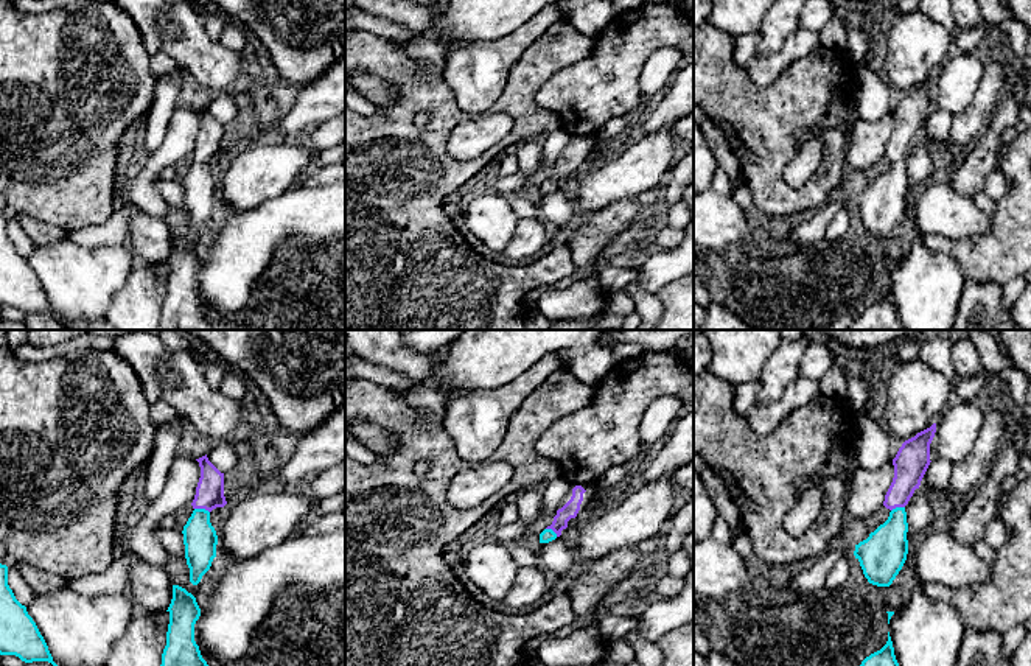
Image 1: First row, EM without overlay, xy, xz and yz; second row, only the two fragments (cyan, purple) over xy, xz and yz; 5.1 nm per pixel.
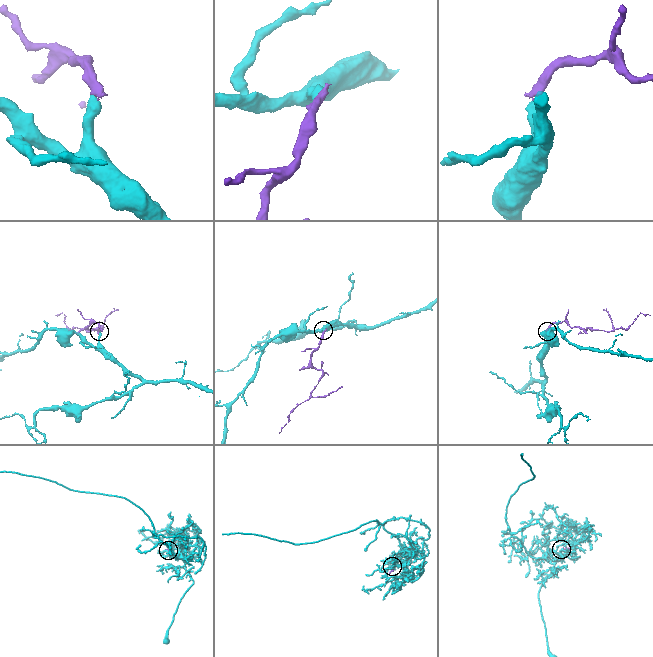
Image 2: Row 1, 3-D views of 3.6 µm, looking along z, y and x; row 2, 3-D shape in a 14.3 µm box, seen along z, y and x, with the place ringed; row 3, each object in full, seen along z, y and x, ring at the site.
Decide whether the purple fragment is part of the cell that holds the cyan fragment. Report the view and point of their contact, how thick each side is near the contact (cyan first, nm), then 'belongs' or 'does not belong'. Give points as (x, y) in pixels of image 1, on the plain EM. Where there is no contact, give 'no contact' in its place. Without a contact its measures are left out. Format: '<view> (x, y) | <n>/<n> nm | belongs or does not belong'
xy (202, 161) | 180/140 nm | belongs

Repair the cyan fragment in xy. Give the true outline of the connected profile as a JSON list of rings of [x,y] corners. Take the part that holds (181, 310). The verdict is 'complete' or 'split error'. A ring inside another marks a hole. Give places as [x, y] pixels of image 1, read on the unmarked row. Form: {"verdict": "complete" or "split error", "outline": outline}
{"verdict": "complete", "outline": [[[173,237],[173,251],[166,263],[170,275],[159,330],[216,330],[215,321],[202,310],[194,293],[194,275],[201,268],[196,249]]]}

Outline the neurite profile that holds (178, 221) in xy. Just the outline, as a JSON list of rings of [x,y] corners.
[[[156,173],[156,188],[171,209],[171,212],[163,218],[171,235],[185,240],[196,249],[197,237],[190,233],[190,219],[185,210],[183,185],[176,181],[163,179],[160,173]]]

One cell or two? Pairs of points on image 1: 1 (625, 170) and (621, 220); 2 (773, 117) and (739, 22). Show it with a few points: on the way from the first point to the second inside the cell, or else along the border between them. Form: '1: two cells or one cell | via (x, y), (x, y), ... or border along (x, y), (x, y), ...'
1: two cells | border along (632, 196), (621, 198), (593, 213)
2: two cells | border along (709, 22), (733, 38)

